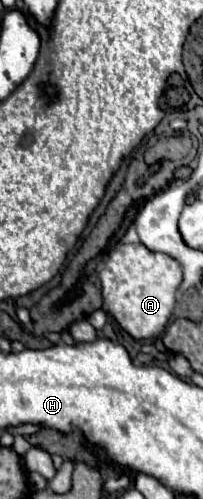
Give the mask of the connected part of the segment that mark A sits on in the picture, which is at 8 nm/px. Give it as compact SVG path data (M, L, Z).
M118 244L116 250L110 252L108 262L100 272L100 282L102 282L104 306L116 318L120 328L136 340L146 340L146 338L158 336L164 330L166 322L170 320L176 304L176 292L178 292L178 286L182 284L182 268L176 258L164 252L152 252L144 244Z

